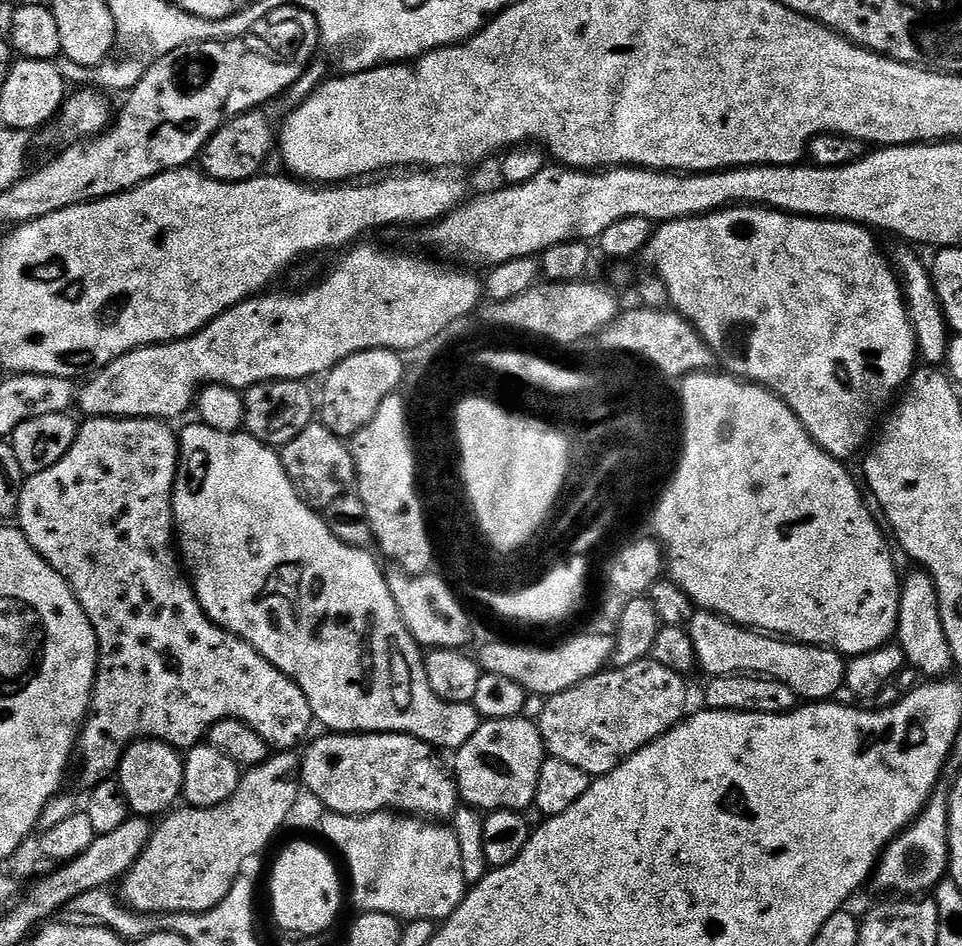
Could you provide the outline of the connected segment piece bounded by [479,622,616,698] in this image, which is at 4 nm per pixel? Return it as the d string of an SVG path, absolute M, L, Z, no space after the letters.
M596 622L588 630L581 636L572 636L562 641L554 648L527 648L524 644L507 644L507 641L500 640L496 647L483 650L484 661L479 665L485 673L505 676L518 682L533 697L557 696L605 671L615 657L615 639L611 635L603 636L603 626Z

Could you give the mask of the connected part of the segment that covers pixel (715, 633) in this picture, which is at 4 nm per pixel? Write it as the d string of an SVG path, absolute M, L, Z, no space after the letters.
M696 610L693 618L686 625L690 639L693 640L693 648L696 651L696 664L699 671L705 672L705 677L738 676L741 674L755 674L766 676L774 680L780 680L790 690L796 692L797 697L804 702L828 702L839 688L846 684L846 660L839 652L822 648L814 644L798 644L787 638L777 638L771 634L755 631L751 628L742 628L731 620L716 615L715 612Z

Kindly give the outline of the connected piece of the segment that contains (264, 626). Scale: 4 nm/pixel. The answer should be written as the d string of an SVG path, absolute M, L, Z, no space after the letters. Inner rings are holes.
M195 422L196 424L188 424L184 429L179 429L178 439L180 441L180 467L176 469L176 485L173 488L172 492L172 518L174 521L174 536L178 541L178 552L182 557L183 567L186 569L187 575L190 577L192 582L192 588L196 591L196 597L198 598L198 602L202 606L202 610L206 615L213 620L219 628L225 628L226 631L232 632L238 638L242 638L246 641L250 646L254 646L256 650L264 658L271 662L275 668L282 670L287 676L292 677L293 680L296 681L297 686L300 687L302 692L306 694L306 698L310 702L310 706L312 707L313 717L317 721L320 720L325 724L325 729L331 730L336 734L363 734L366 732L401 732L402 734L406 734L407 736L413 736L414 738L418 738L426 742L427 744L432 745L433 749L441 750L440 748L449 748L449 750L455 750L461 748L462 746L466 746L466 742L470 742L470 738L474 738L474 734L479 730L480 725L482 723L482 717L480 716L478 710L474 705L470 704L451 704L450 702L446 702L442 698L438 698L438 694L434 694L434 690L430 686L430 682L428 681L428 666L426 663L425 653L422 651L419 644L416 643L414 637L410 634L410 630L405 628L404 626L404 618L401 613L400 607L396 605L396 597L394 595L393 585L390 583L390 580L387 580L384 577L384 572L380 569L380 564L375 560L374 557L369 553L369 549L365 548L355 548L354 546L350 546L346 542L342 542L339 538L336 537L336 533L334 531L333 525L331 523L327 524L326 521L323 520L321 513L317 511L317 509L313 508L311 504L308 503L307 500L304 499L303 496L300 495L300 491L297 490L295 482L292 481L291 477L288 476L288 471L284 468L284 462L281 456L281 453L277 451L275 447L271 444L264 444L254 435L249 434L247 431L241 430L238 432L219 432L218 430L214 430L210 427L209 424L203 422ZM375 632L380 632L380 637L375 640L372 635Z

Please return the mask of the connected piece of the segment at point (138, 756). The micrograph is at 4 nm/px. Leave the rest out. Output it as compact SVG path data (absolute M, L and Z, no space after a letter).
M137 740L126 749L120 760L118 783L126 794L129 809L135 815L163 817L177 803L175 800L181 799L184 791L184 756L172 745L160 740Z

